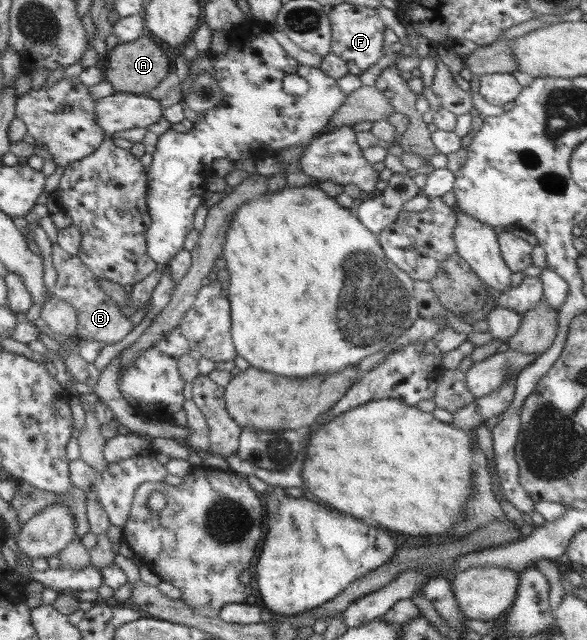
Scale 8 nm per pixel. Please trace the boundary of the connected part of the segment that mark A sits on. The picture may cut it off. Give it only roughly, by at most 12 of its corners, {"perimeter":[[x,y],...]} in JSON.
{"perimeter":[[146,34],[108,50],[103,72],[115,92],[146,94],[170,69]]}

